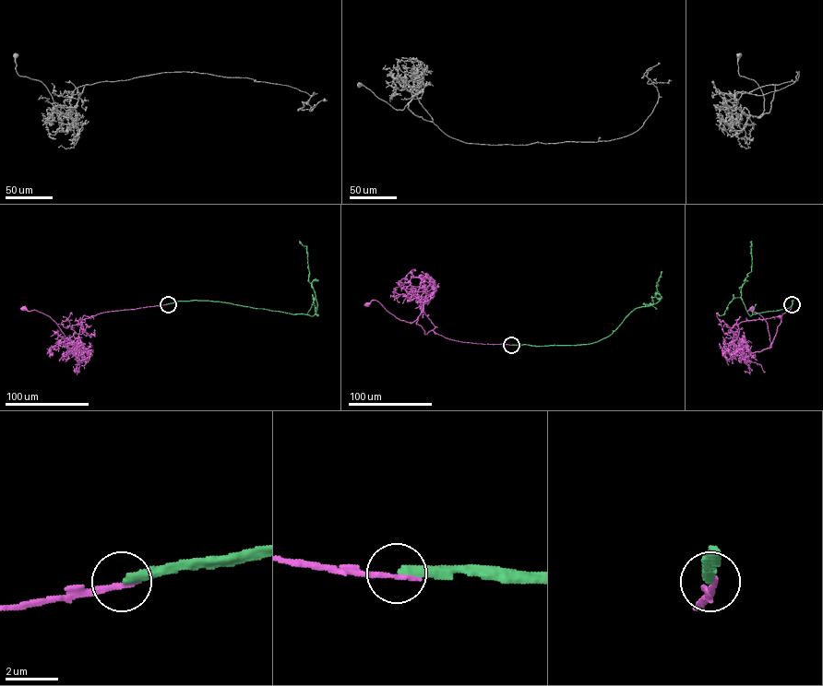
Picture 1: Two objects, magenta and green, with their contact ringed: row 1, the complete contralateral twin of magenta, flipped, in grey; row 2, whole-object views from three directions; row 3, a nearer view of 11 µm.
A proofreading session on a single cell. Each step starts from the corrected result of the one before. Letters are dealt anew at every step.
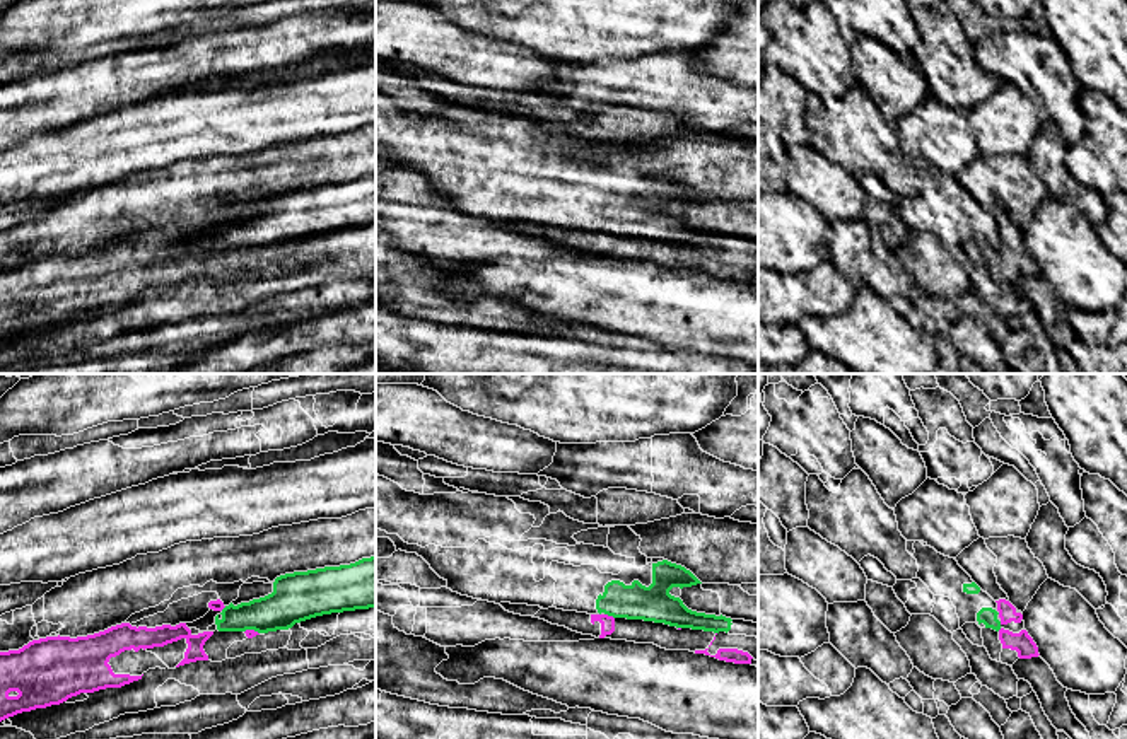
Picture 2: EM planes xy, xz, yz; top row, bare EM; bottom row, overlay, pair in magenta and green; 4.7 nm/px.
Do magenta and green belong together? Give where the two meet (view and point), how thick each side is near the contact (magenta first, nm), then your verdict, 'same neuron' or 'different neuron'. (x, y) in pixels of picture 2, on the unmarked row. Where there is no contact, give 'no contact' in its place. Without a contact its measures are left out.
meets magenta in xz at (610, 234); 70 nm thick on the magenta side, 170 nm on the other; different neuron

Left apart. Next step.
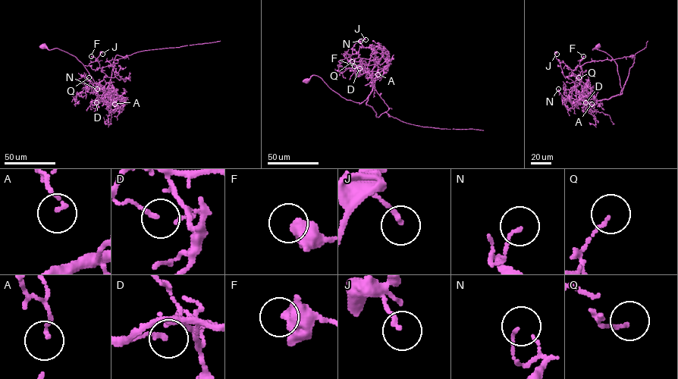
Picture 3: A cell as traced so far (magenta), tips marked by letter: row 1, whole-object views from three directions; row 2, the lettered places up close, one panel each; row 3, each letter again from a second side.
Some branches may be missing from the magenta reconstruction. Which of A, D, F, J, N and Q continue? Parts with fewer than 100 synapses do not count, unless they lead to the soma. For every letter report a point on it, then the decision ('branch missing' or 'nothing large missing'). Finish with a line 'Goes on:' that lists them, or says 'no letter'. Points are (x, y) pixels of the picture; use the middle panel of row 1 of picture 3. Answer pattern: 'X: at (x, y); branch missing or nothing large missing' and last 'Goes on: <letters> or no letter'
A: at (378, 74); nothing large missing
D: at (359, 68); nothing large missing
F: at (354, 66); nothing large missing
J: at (365, 39); nothing large missing
N: at (360, 41); nothing large missing
Q: at (352, 61); nothing large missing
Goes on: no letter

